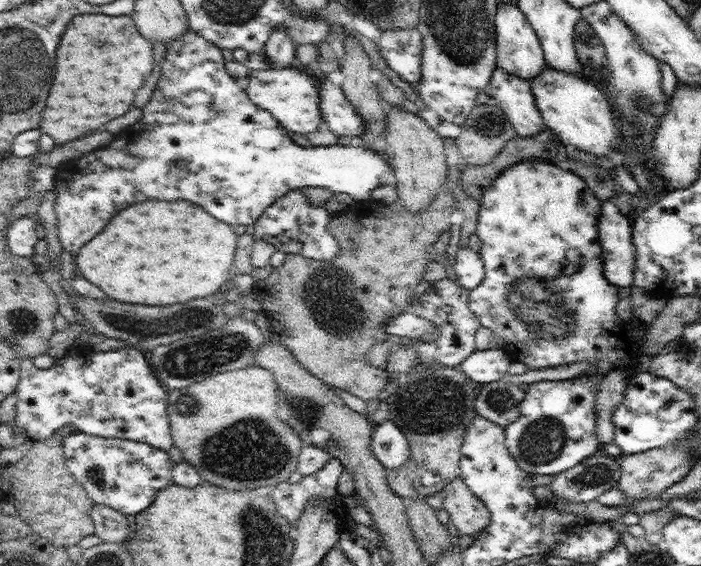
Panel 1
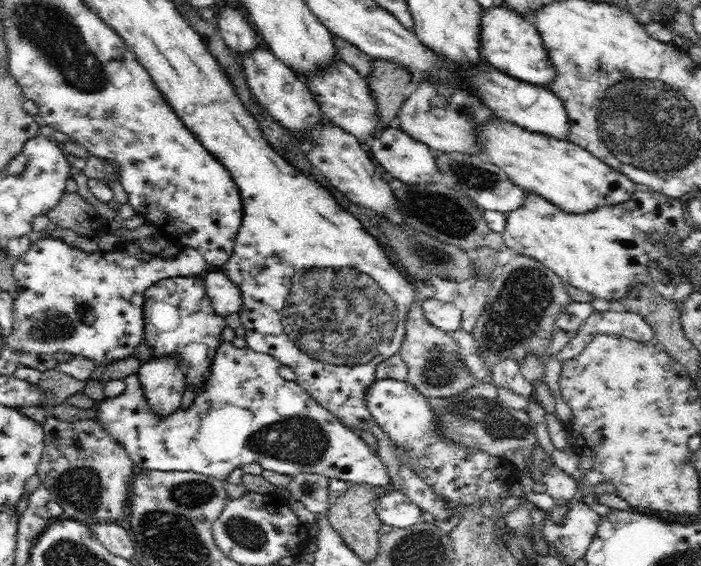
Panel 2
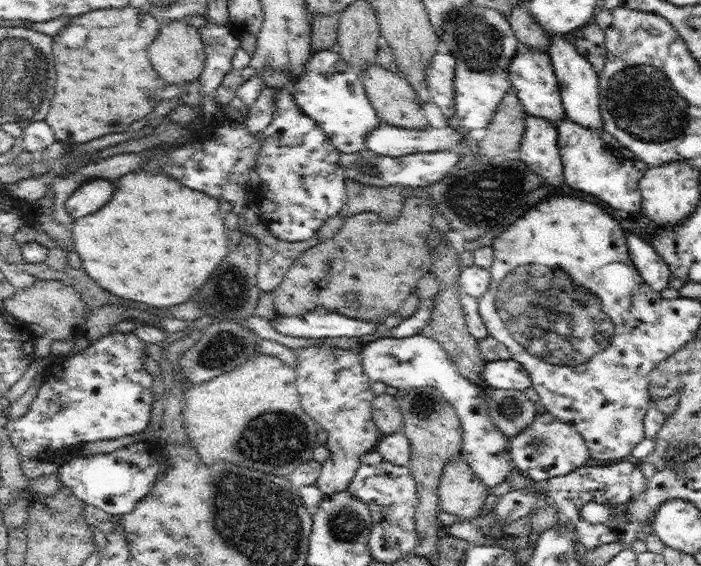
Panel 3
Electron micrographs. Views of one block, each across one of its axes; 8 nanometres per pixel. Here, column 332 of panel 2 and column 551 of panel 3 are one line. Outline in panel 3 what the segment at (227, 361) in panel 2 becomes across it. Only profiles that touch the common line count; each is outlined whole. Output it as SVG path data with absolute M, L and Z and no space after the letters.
M547 411L542 415L537 413L535 419L520 434L509 438L509 454L512 466L535 482L567 475L584 466L591 457L583 436L572 425Z

